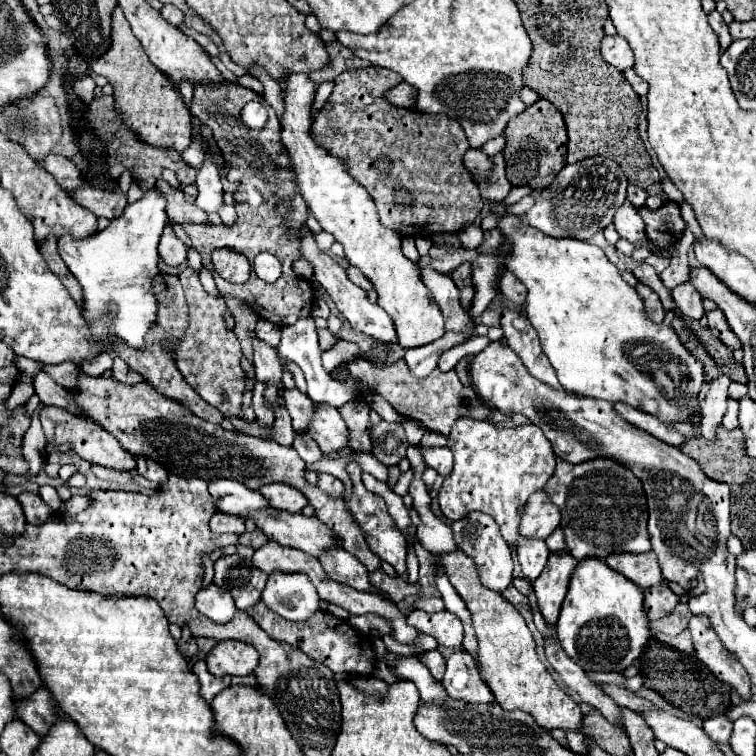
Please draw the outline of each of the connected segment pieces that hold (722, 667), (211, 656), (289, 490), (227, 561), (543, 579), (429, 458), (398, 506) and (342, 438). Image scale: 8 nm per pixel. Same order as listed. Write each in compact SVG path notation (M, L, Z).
M694 615L688 623L688 629L692 633L694 651L696 657L724 683L732 685L744 699L750 699L752 695L752 683L746 675L746 669L730 659L730 653L722 647L718 635L714 635L714 629L710 627L708 619L704 615Z
M220 641L208 655L208 671L216 677L222 675L248 675L258 667L258 651L242 641Z
M274 483L274 485L264 485L258 489L274 509L288 511L288 513L300 513L308 503L302 493L294 487L286 487L284 483Z
M238 553L220 557L214 563L214 571L214 583L234 597L238 609L248 611L254 607L254 603L260 601L260 593L268 575L264 571L258 571L250 559L240 557Z
M550 555L546 569L532 583L546 623L558 621L560 607L564 603L564 597L570 585L570 575L576 571L576 567L578 567L578 561L570 555Z
M430 447L430 449L424 449L422 451L422 457L424 457L424 463L432 469L438 471L438 475L446 477L450 475L452 467L454 467L454 455L448 447Z
M382 489L380 493L376 493L380 497L384 497L386 505L388 505L388 513L392 515L392 519L396 521L396 527L402 531L402 535L406 535L406 529L410 527L410 517L408 517L408 509L402 501L400 495L396 495L392 489Z
M316 407L312 419L312 437L318 441L324 455L334 455L350 441L350 431L338 409Z

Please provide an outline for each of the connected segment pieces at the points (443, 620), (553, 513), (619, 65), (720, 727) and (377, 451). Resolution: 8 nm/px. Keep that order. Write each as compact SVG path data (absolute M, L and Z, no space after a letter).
M412 611L408 615L408 623L416 627L420 633L428 633L434 639L438 639L444 647L460 647L464 629L456 615L442 611L442 613L426 613L426 611Z
M538 489L528 497L526 511L520 521L520 535L526 539L546 539L560 523L558 509L548 501L546 493Z
M620 35L604 37L604 41L602 41L602 57L620 71L626 71L626 69L630 69L634 65L634 55L632 55L628 43Z
M716 715L704 721L704 731L718 743L728 745L730 743L733 722L726 719L726 715Z
M382 421L378 425L372 425L372 439L372 453L384 465L396 465L406 457L408 439L400 423Z

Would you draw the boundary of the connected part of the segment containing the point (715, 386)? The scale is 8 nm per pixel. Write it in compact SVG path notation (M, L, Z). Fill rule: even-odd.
M720 375L712 381L710 391L706 393L706 399L702 403L702 435L708 439L714 439L714 427L720 425L722 415L726 411L726 399L728 399L728 385L730 377Z

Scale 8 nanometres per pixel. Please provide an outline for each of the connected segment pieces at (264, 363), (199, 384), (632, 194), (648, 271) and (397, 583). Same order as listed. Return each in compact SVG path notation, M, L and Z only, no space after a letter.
M254 337L254 367L256 367L256 379L258 381L272 381L278 387L278 403L280 403L280 407L284 407L284 403L282 403L284 367L280 365L276 349L258 337Z
M192 267L180 269L178 279L186 293L190 319L180 339L174 339L174 337L164 339L164 351L170 353L178 371L194 387L194 391L202 395L204 401L220 409L220 413L226 417L242 417L242 393L246 385L246 373L240 365L240 359L242 359L240 341L234 335L234 331L228 329L226 325L224 297L214 297L206 293Z
M628 185L628 193L626 193L626 201L630 201L636 209L644 207L646 205L646 199L648 199L648 193L642 189L642 187L636 187L636 185Z
M640 263L640 265L634 269L634 277L636 277L640 283L648 285L648 287L660 297L660 301L662 301L662 305L664 305L666 311L668 311L668 309L674 309L674 301L672 301L672 297L670 297L670 289L662 285L662 281L660 281L660 277L658 277L658 273L656 273L656 269L654 269L652 265Z
M378 569L370 575L370 583L374 583L380 591L384 591L384 597L388 595L388 599L394 601L394 603L400 603L402 599L420 593L420 589L422 589L422 585L418 585L418 583L410 585L402 577L386 575L382 569Z

